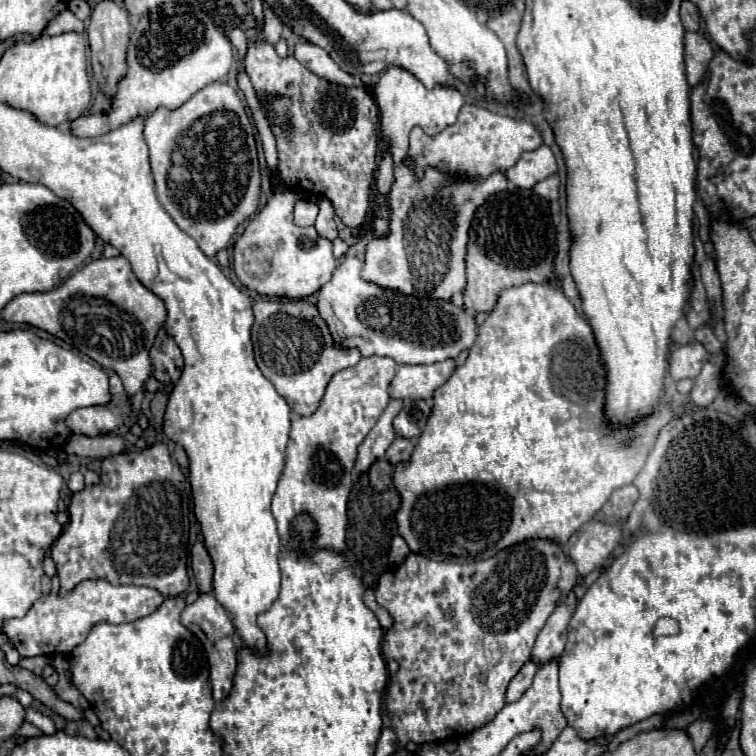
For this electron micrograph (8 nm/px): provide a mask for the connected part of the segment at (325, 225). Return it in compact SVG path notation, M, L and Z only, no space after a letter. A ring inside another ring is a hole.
M322 198L322 200L318 202L318 206L320 206L320 214L318 214L318 220L316 220L316 224L314 224L316 230L318 230L318 234L320 234L322 238L326 238L326 240L336 240L336 238L338 238L338 230L336 230L336 224L334 224L334 220L332 220L334 208L332 208L330 200Z

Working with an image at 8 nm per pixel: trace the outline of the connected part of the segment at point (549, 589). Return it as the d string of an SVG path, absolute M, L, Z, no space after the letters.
M536 538L536 540L518 542L518 544L510 546L510 548L500 550L498 554L494 554L488 560L480 560L480 562L472 562L472 564L434 562L434 560L428 560L428 558L424 558L420 554L410 554L402 566L382 574L374 594L376 594L376 602L382 608L386 608L390 612L390 616L394 618L394 626L384 634L382 654L384 654L384 658L394 658L400 664L400 670L390 678L390 684L388 684L388 690L386 690L386 708L388 708L388 716L392 718L394 732L398 736L398 744L404 748L410 742L412 744L424 744L424 742L444 740L446 736L448 738L450 736L466 736L466 734L486 726L488 722L492 722L494 716L506 704L506 688L508 688L510 680L530 660L534 642L536 642L540 630L544 628L548 616L552 614L552 610L560 602L564 602L564 598L576 586L576 582L578 582L578 570L574 566L574 562L568 558L568 554L564 552L564 548L560 544L556 544L554 540L548 540L548 538Z

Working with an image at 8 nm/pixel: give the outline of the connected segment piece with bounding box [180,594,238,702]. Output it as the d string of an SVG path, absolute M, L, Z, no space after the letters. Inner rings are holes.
M200 594L194 604L184 608L180 620L194 636L198 636L198 640L202 642L202 646L206 650L208 664L210 664L210 682L212 682L212 690L214 690L214 700L216 702L224 700L232 690L232 678L236 672L238 644L234 644L236 628L232 624L232 618L228 616L226 608L214 598L214 594Z

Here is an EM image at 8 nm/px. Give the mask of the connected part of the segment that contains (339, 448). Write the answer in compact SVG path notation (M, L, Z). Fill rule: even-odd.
M370 356L362 358L356 366L346 368L332 376L326 394L312 416L292 414L292 432L286 450L286 468L278 490L272 498L272 514L278 524L278 532L284 544L300 546L302 550L332 548L346 550L344 534L348 524L348 496L352 490L354 462L358 446L364 442L378 416L384 412L390 394L388 386L396 374L396 362L392 358ZM322 450L322 472L314 470L316 454ZM306 510L318 524L318 536L314 544L298 544L292 538L290 522L298 512Z

